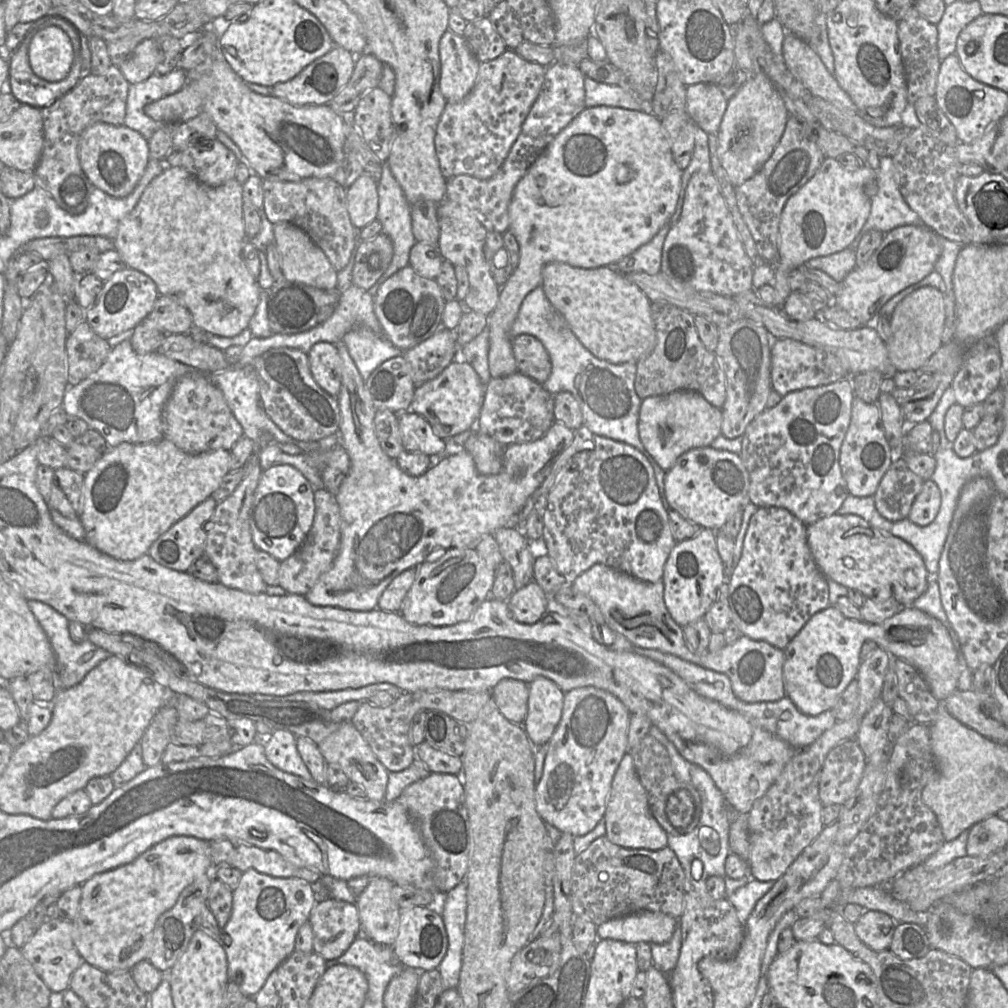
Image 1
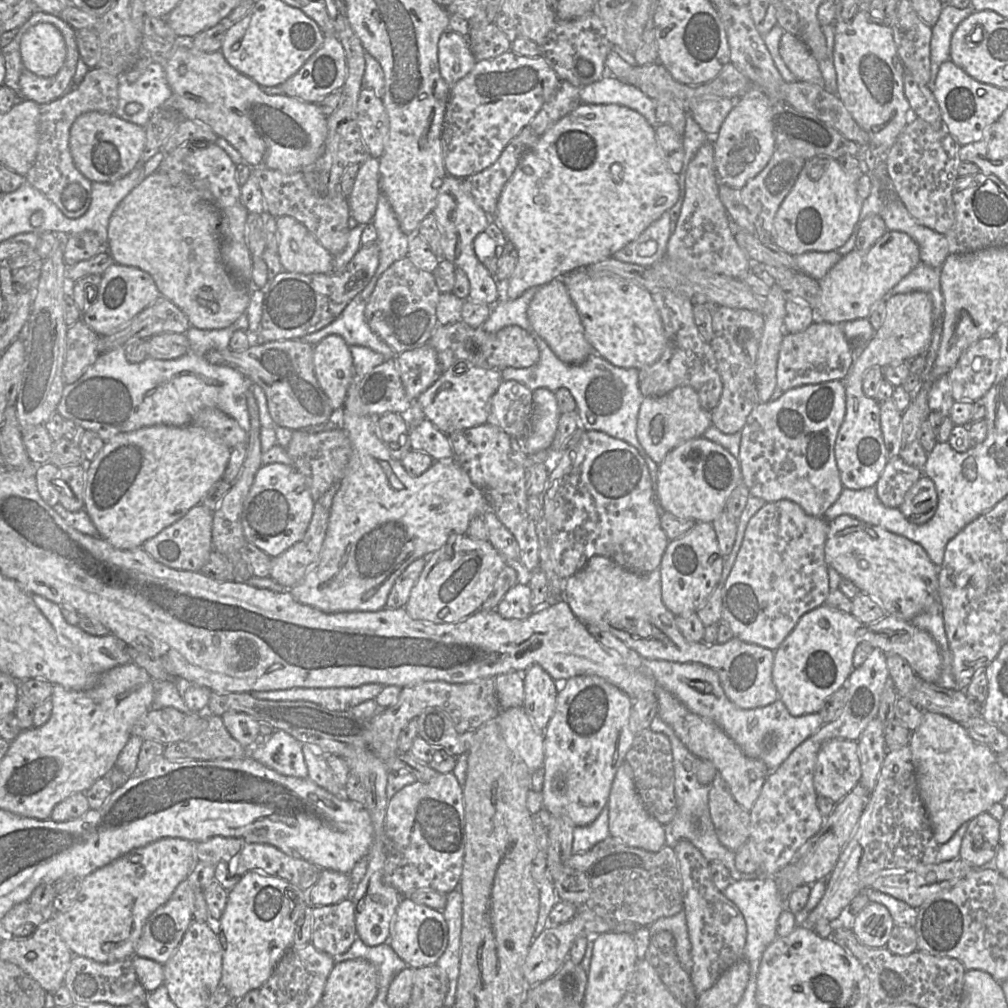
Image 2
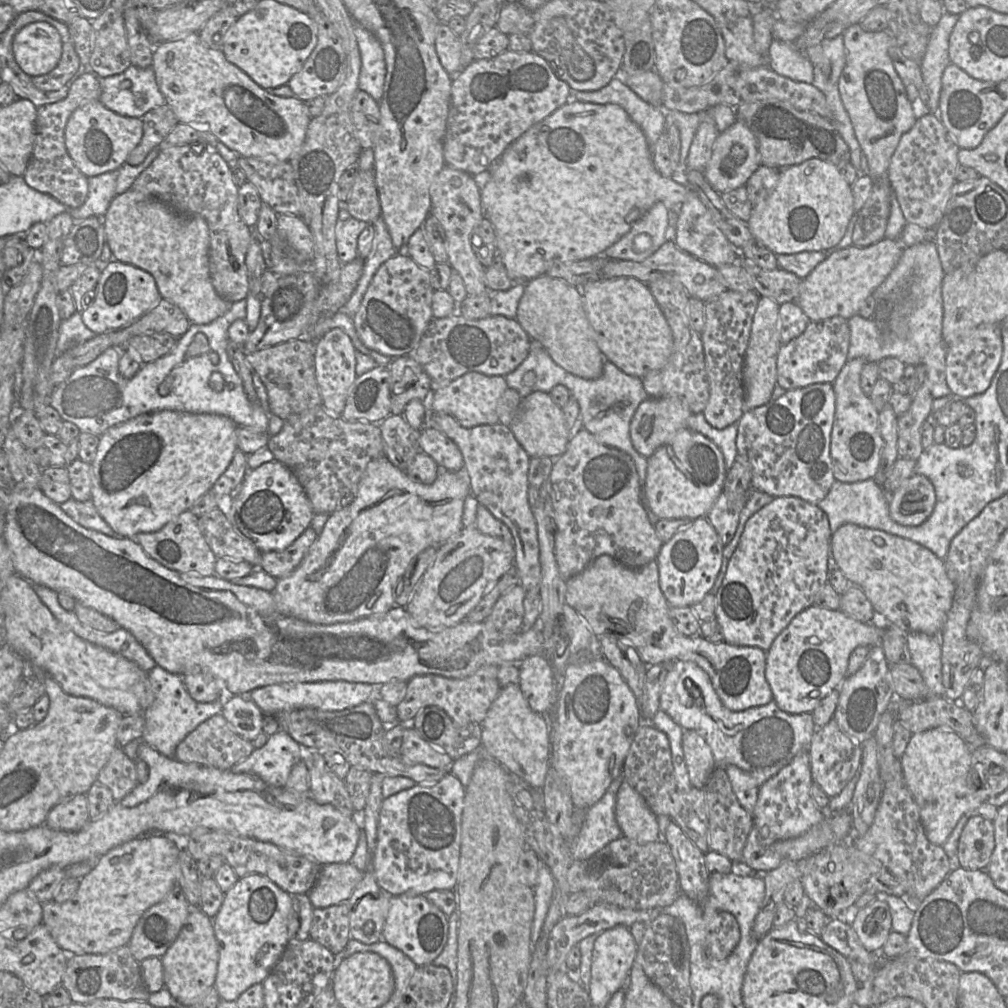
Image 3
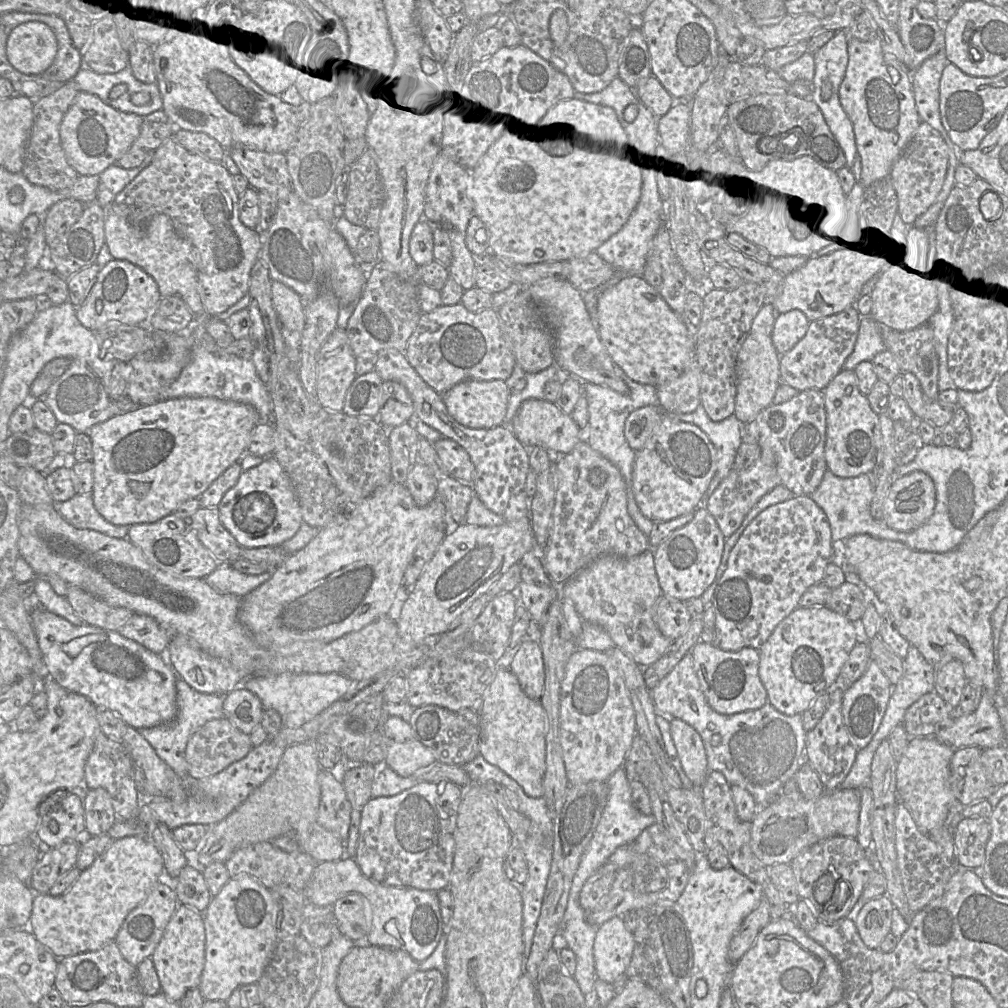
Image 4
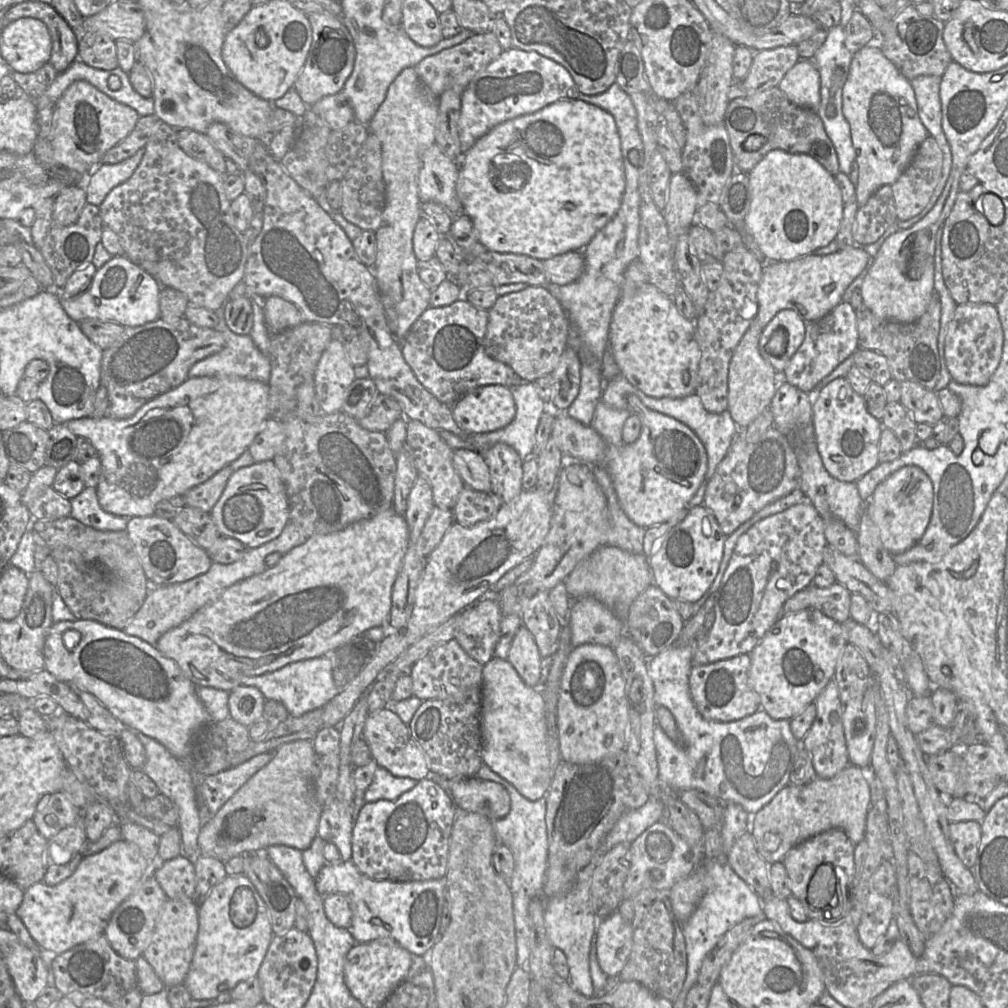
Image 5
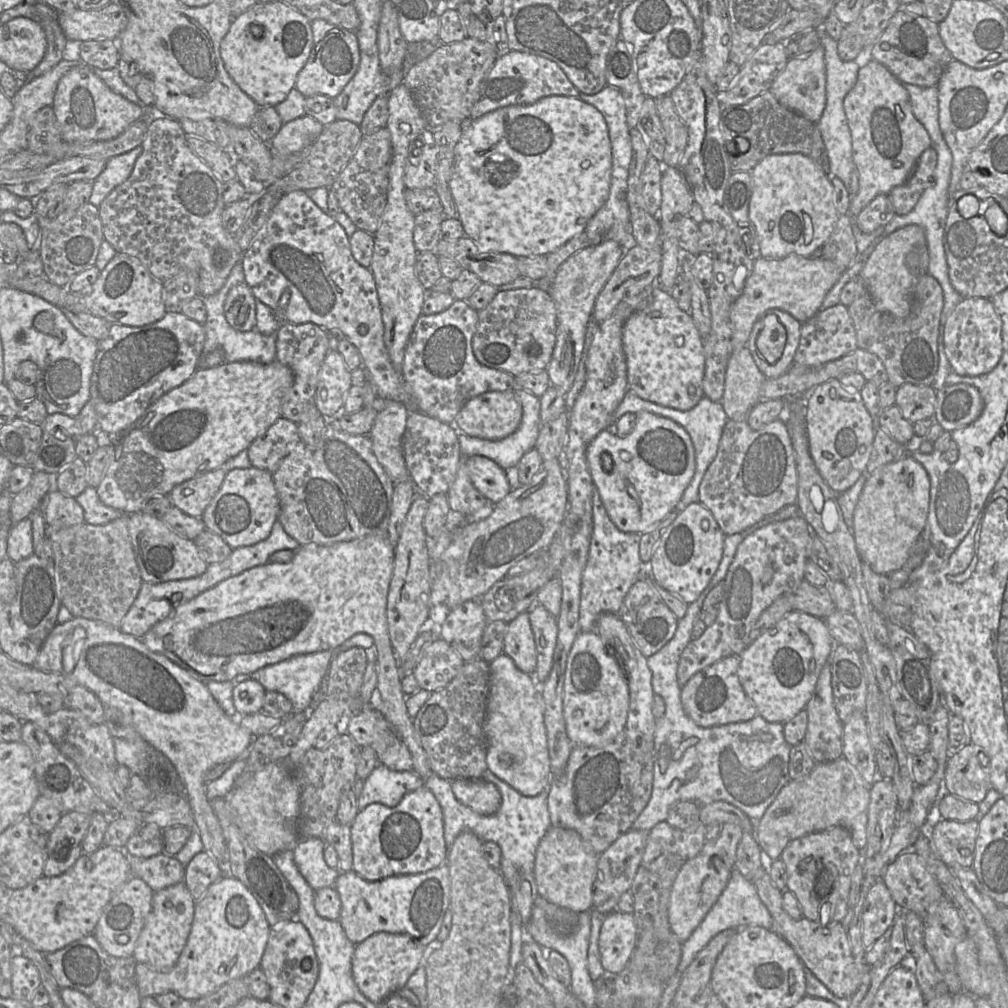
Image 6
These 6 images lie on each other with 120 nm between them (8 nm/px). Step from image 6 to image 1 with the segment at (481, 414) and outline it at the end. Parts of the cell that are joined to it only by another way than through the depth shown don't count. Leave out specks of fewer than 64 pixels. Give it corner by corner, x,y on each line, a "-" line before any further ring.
452,361
438,376
415,387
410,411
424,417
441,439
475,428
484,398
485,385
467,362

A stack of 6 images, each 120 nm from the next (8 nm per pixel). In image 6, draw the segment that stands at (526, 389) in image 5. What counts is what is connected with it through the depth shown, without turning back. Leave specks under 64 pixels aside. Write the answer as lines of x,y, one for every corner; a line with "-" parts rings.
519,387
514,388
514,393
518,397
523,410
521,423
517,430
500,440
486,440
478,437
471,437
465,433
458,433
460,453
463,457
473,455
484,456
506,470
511,467
516,467
522,456
529,450
535,448
539,429
541,427
540,398

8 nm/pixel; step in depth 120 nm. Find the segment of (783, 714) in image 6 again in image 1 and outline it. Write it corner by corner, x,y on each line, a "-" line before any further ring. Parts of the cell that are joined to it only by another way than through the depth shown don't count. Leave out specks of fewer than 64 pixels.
830,604
815,613
783,649
782,675
785,693
800,712
815,716
835,706
845,688
856,678
861,663
860,650
865,640
876,642
893,659
902,659
914,666
925,679
933,696
940,702
958,690
960,668
957,653
946,627
938,619
910,606
902,607
898,613
882,623
868,623
849,619
835,605

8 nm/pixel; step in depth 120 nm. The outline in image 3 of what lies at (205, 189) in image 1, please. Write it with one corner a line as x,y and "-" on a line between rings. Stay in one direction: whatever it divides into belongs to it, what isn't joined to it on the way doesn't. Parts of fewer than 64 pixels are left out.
130,188
111,201
104,226
113,259
152,274
161,297
182,309
191,323
208,324
230,309
233,303
222,299
211,282
210,234
203,217
183,214
156,197

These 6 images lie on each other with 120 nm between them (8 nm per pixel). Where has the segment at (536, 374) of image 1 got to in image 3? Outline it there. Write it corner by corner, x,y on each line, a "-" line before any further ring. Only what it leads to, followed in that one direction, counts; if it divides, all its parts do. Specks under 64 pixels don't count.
455,312
444,318
433,318
412,355
433,385
445,385
468,372
505,376
527,358
530,346
530,336
516,319
489,315
469,320

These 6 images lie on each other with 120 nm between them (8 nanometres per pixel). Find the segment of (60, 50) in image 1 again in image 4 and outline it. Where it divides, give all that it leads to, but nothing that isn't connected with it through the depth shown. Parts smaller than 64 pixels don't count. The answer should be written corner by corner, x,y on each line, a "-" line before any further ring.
42,22
16,26
7,40
8,61
25,75
42,75
52,65
57,50
54,31

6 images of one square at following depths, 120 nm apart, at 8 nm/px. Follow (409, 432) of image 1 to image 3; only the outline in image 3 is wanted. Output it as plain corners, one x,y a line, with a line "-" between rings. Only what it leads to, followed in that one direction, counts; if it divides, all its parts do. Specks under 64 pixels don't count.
424,426
420,431
418,446
419,450
429,455
441,470
456,472
464,467
460,449
439,429

